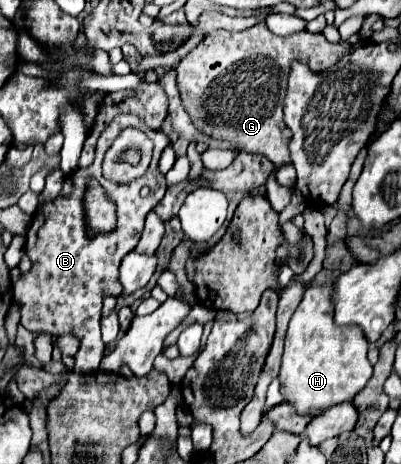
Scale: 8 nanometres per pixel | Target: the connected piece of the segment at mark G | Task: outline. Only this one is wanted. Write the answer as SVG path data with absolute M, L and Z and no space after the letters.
M264 21L256 23L254 27L248 27L246 31L214 31L206 35L204 41L196 49L192 49L176 67L180 99L198 131L204 131L204 127L210 125L210 137L220 135L220 139L226 139L234 149L266 155L272 163L276 163L276 167L280 167L290 161L288 155L290 131L286 129L286 141L284 141L284 113L282 113L282 99L286 97L286 79L288 79L290 63L304 61L312 71L324 71L326 67L332 67L338 59L348 54L349 47L354 49L356 46L356 42L352 40L341 40L333 44L322 33L310 33L310 31L300 31L288 37L274 35L264 25Z

